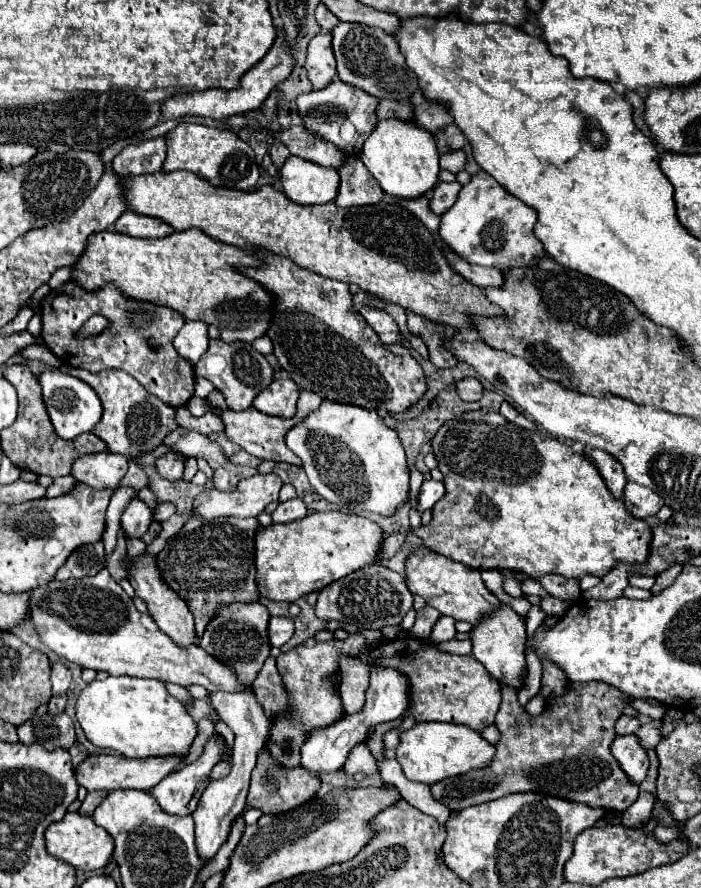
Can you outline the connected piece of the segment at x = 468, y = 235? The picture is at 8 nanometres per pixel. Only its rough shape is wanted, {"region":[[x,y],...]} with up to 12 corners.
{"region":[[478,171],[440,217],[442,243],[510,271],[544,257],[536,211]]}

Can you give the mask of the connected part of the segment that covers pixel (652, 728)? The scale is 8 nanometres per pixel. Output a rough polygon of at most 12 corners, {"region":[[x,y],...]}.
{"region":[[662,721],[640,725],[634,735],[644,749],[660,743]]}

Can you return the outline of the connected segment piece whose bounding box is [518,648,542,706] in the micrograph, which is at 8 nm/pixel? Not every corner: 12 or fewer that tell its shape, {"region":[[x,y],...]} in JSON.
{"region":[[526,649],[528,677],[518,692],[525,706],[539,693],[542,663],[533,649]]}

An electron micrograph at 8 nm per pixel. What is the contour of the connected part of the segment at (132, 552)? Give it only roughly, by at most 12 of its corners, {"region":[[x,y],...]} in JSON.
{"region":[[124,537],[130,557],[141,555],[147,545],[141,539]]}

